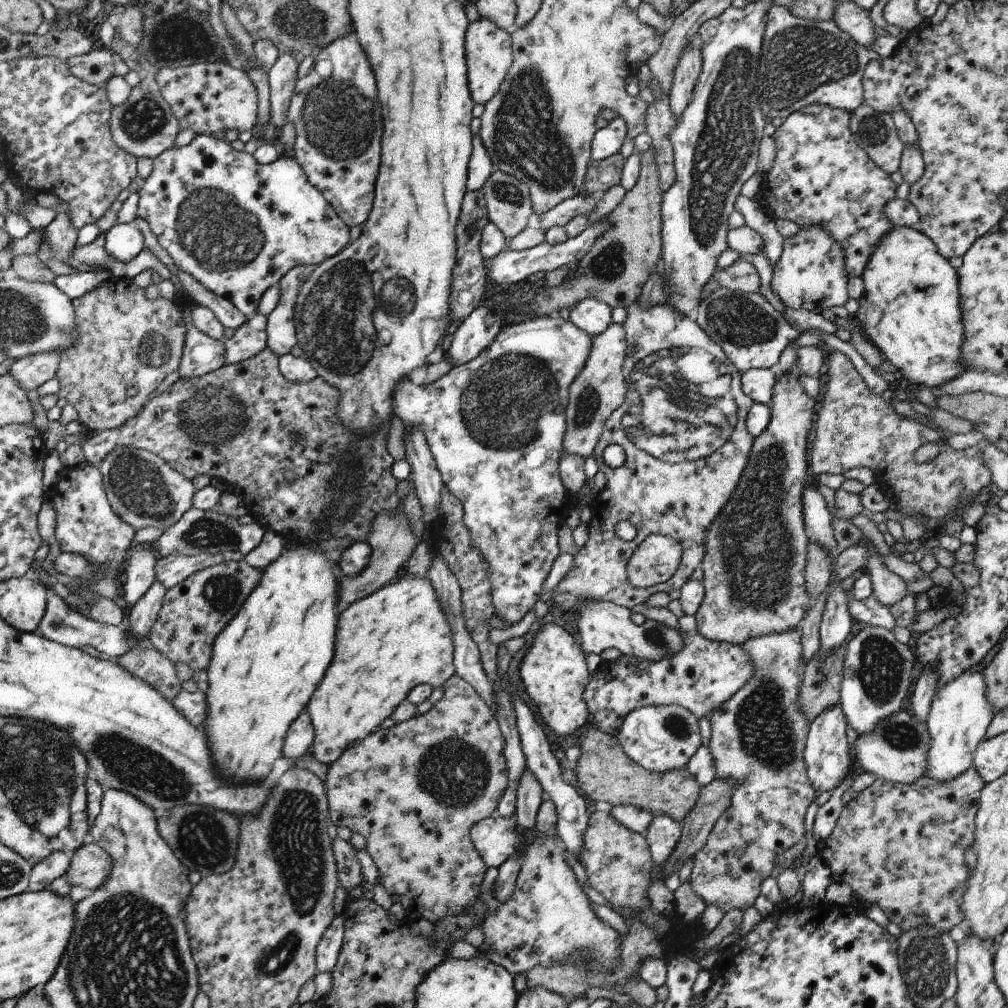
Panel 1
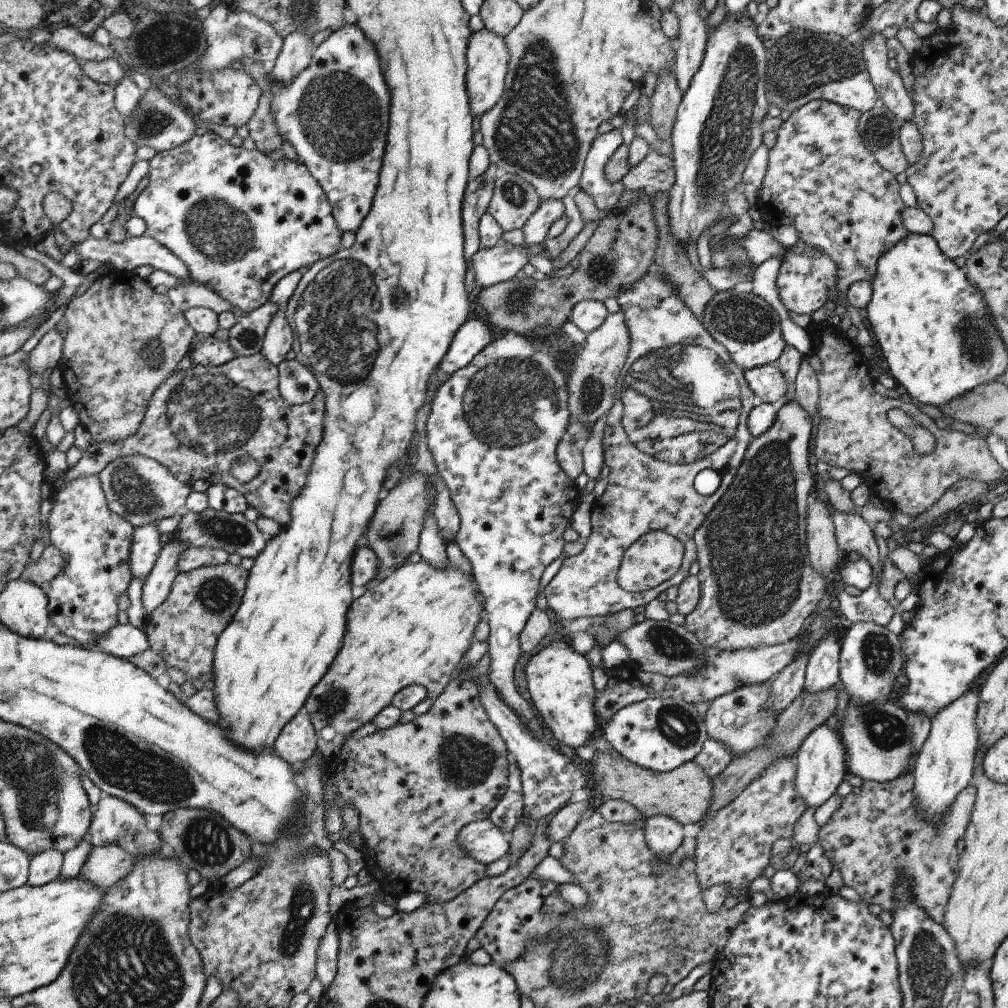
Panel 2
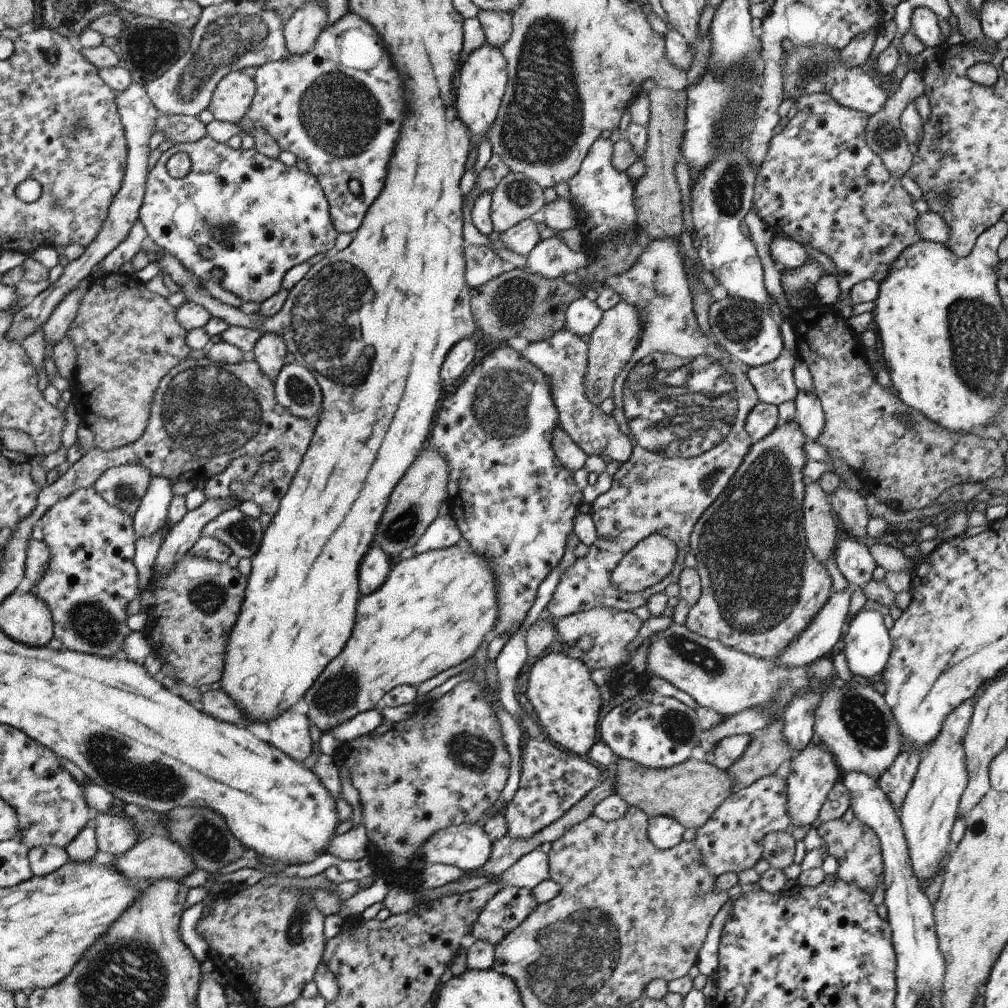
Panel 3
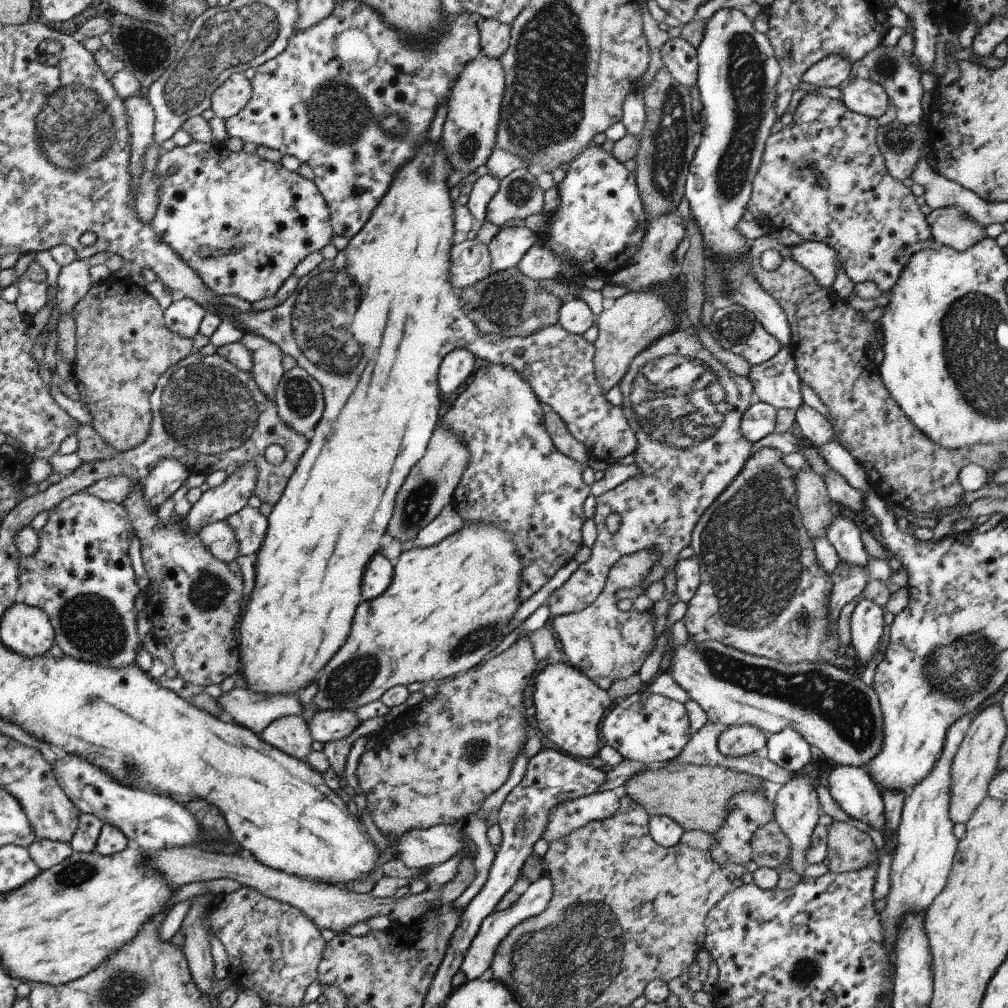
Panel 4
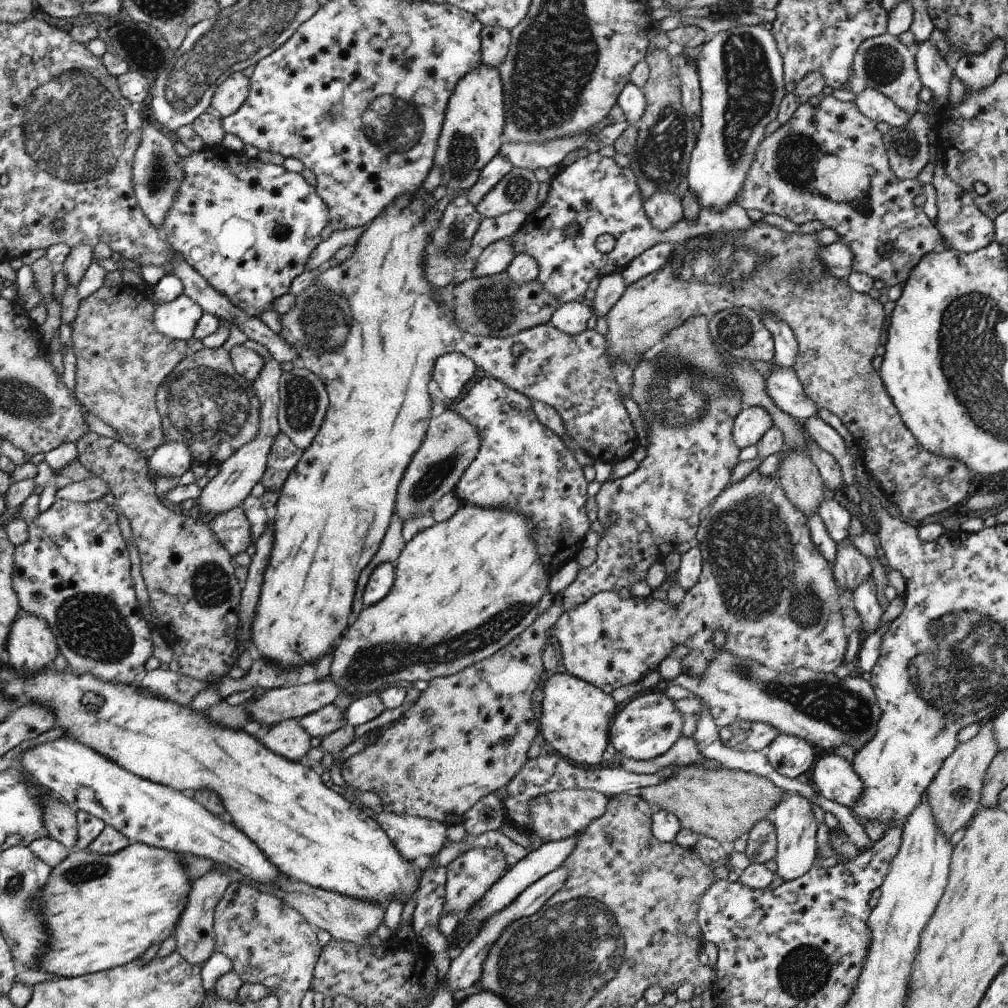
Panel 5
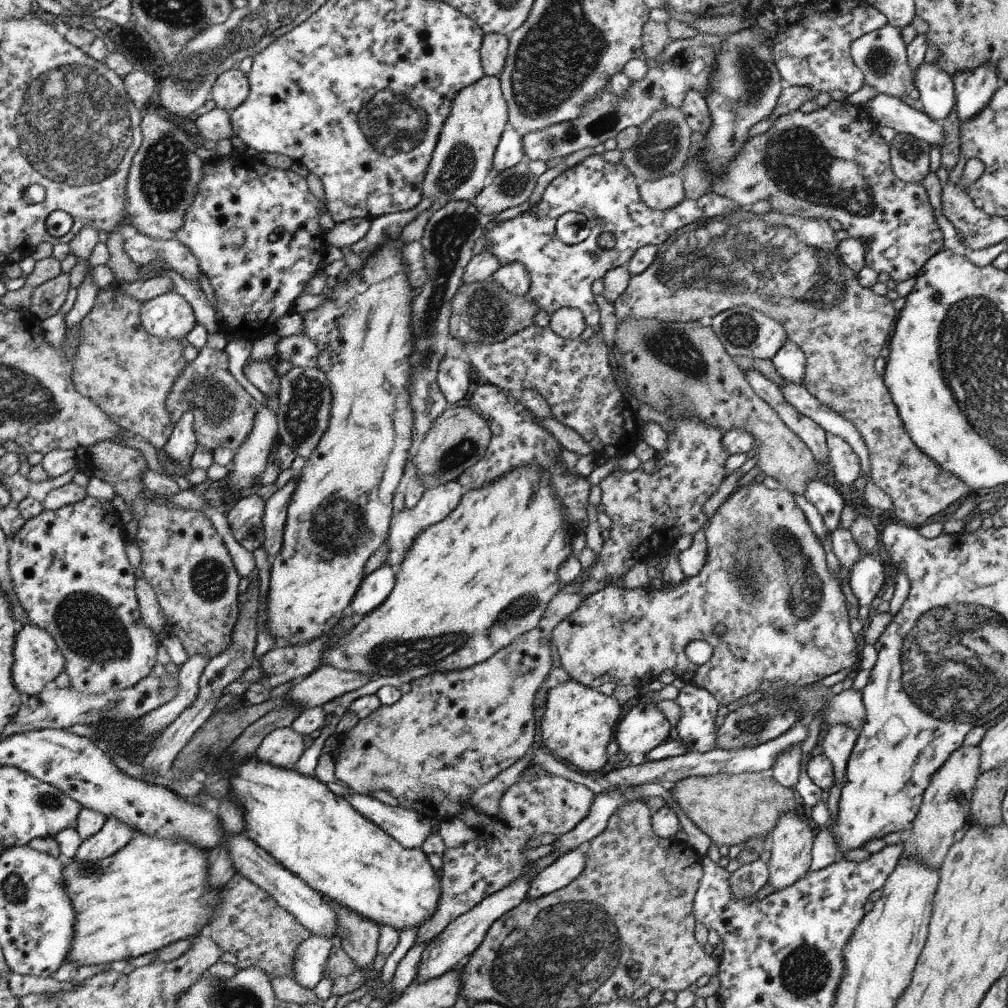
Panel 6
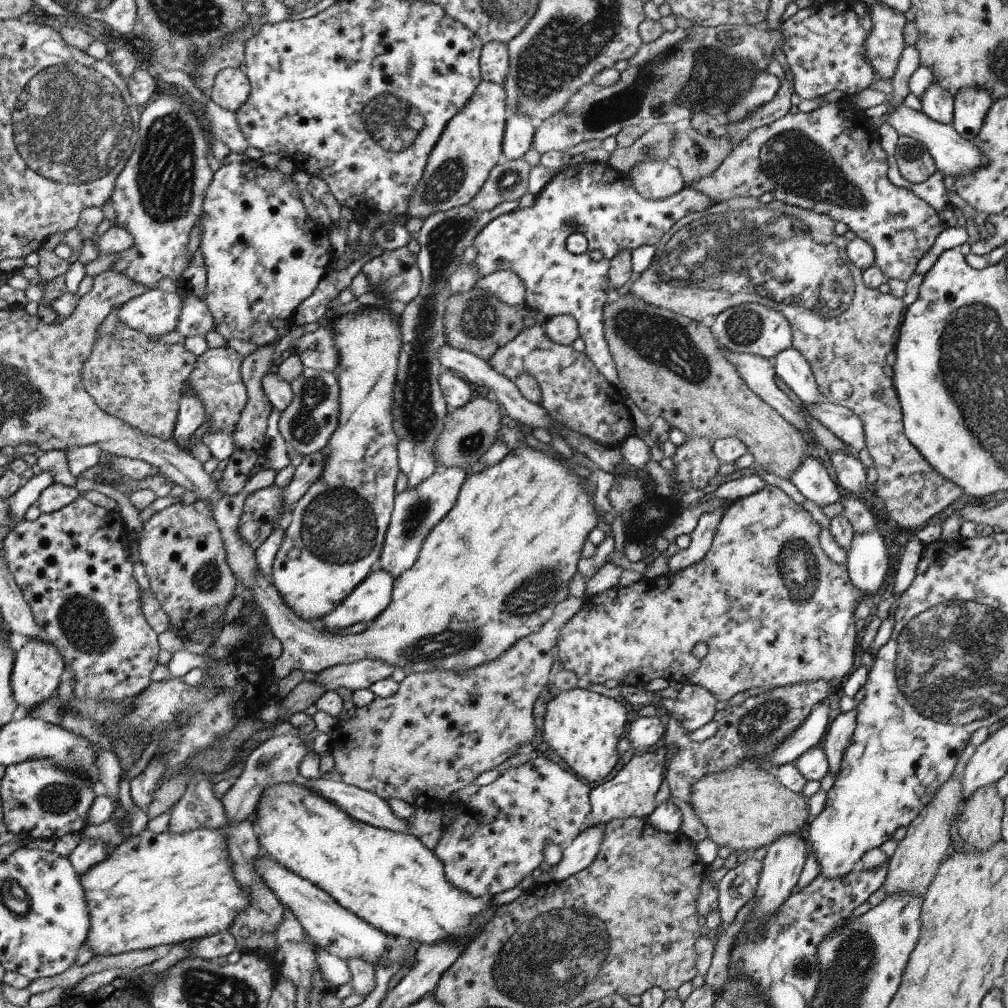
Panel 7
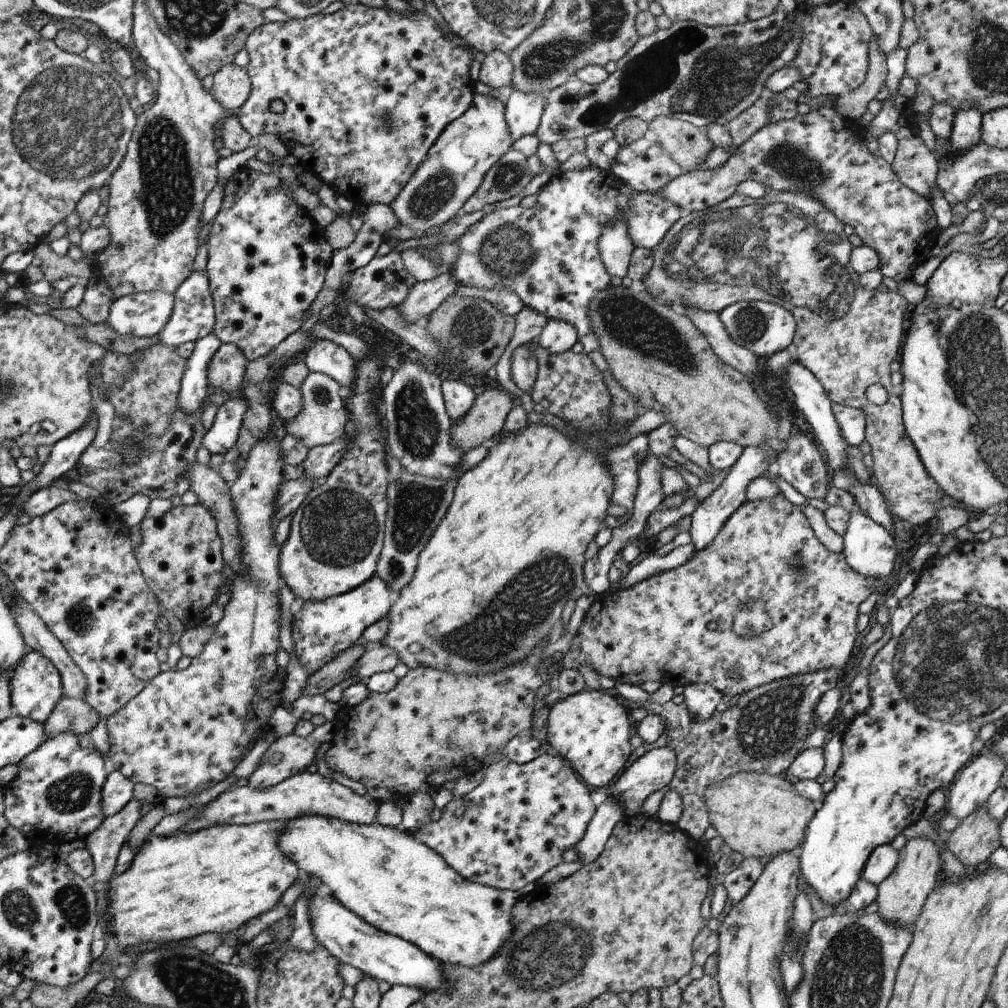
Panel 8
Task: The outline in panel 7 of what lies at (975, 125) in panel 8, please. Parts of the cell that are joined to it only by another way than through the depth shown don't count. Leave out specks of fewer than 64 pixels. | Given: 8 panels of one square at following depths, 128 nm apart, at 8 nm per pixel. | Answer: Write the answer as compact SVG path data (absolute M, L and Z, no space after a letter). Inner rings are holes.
M974 86L968 90L958 90L954 98L952 128L968 141L978 138L986 114L993 106L992 96L988 90Z

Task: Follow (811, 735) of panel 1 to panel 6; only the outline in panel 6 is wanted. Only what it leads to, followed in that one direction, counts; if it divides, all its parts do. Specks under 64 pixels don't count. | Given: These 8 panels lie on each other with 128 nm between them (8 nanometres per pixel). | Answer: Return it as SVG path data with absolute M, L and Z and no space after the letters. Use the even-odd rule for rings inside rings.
M802 811L784 813L778 817L776 826L771 830L772 849L769 860L769 881L775 891L785 889L799 878L802 878L808 871L812 860L813 840L816 831L810 827Z

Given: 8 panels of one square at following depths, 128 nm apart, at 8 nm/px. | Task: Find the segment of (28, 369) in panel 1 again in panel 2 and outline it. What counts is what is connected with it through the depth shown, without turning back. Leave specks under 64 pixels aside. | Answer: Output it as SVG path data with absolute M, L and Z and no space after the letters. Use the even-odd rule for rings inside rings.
M56 328L46 333L28 353L27 366L31 367L31 371L42 374L45 370L59 367L63 358L63 340Z

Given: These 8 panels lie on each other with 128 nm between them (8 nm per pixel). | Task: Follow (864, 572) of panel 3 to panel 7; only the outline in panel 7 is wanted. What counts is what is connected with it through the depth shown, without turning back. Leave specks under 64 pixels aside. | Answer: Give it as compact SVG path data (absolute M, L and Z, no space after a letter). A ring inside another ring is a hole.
M808 452L792 476L788 478L805 499L811 500L819 507L829 506L842 498L838 486L832 482L822 462L814 459Z

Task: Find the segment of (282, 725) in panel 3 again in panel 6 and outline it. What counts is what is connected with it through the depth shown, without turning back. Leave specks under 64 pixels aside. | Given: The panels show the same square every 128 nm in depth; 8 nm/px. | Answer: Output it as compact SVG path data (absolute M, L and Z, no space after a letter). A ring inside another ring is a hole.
M291 726L282 727L264 737L256 750L256 758L280 768L294 768L304 752L304 738Z

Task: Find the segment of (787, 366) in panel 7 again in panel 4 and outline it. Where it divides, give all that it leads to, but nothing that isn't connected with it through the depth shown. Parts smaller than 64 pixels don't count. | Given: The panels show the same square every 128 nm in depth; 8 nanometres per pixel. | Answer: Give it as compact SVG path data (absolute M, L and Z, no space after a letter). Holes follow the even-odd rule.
M723 8L717 11L705 24L703 41L697 48L699 69L697 86L701 94L702 118L705 127L700 136L700 144L695 150L689 173L685 180L685 195L691 210L691 218L701 232L704 250L708 250L714 258L718 272L727 287L725 296L730 302L752 311L762 326L773 337L779 340L781 346L791 342L791 328L787 314L778 301L759 285L757 278L749 269L749 250L751 239L745 239L737 229L737 223L742 219L753 191L753 180L762 163L766 139L771 135L770 128L776 122L775 113L776 81L781 73L779 62L768 37L757 32L744 12L734 8Z

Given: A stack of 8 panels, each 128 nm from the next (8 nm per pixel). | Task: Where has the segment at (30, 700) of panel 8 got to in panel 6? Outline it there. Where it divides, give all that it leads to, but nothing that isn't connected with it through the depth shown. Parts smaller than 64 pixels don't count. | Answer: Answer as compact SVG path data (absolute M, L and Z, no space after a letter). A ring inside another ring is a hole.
M30 622L24 623L20 630L15 644L15 685L19 687L26 696L39 693L44 685L51 680L55 680L66 669L66 659L55 638L44 630L43 627L36 626Z

